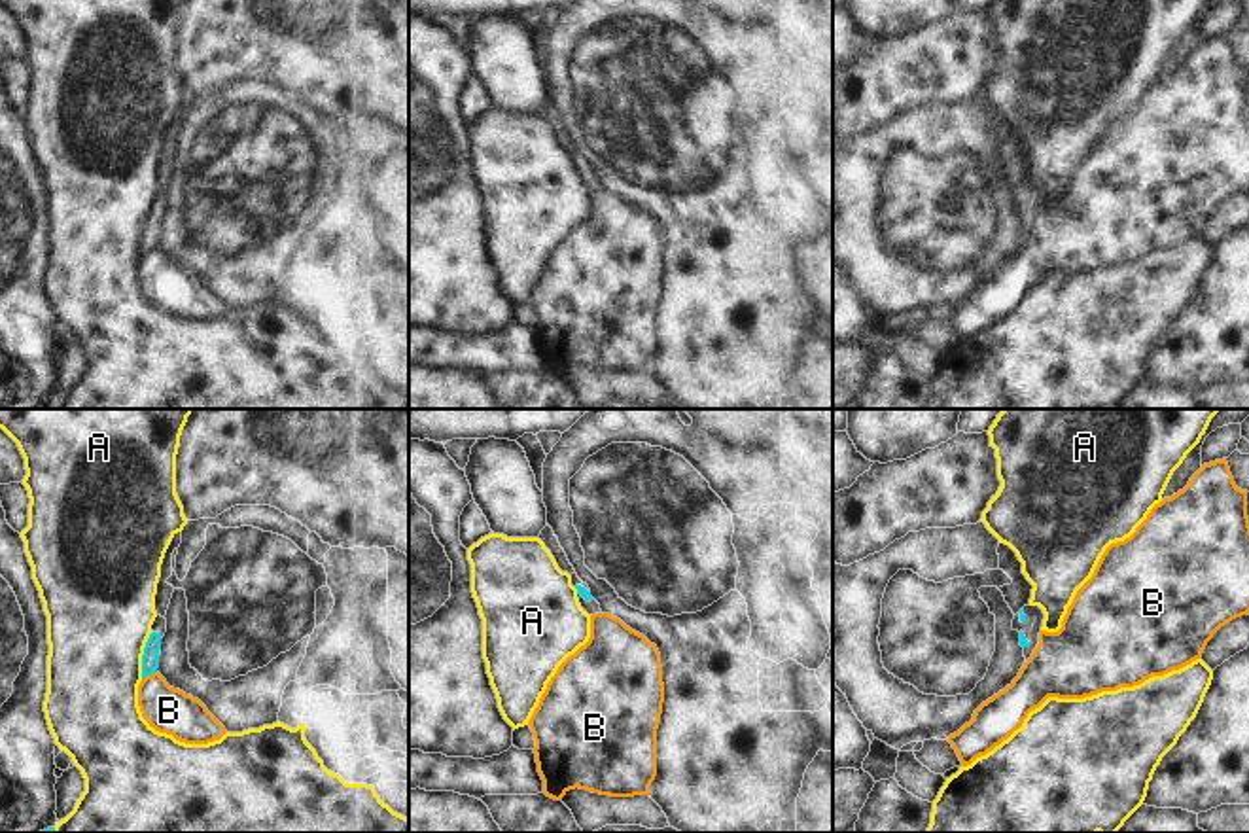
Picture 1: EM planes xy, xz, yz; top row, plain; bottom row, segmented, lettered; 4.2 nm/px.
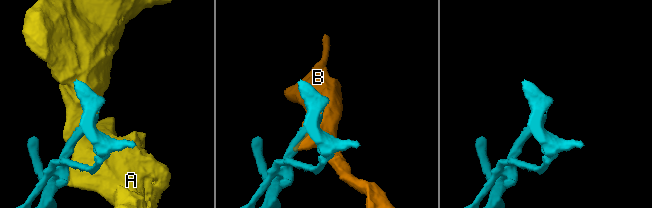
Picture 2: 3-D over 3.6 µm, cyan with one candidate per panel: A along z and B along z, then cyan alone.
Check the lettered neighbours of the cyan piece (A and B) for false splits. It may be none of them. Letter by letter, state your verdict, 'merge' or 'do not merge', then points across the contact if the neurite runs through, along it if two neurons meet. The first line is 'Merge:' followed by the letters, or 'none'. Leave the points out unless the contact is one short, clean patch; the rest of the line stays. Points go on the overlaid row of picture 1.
Merge: none
A: do not merge
B: do not merge

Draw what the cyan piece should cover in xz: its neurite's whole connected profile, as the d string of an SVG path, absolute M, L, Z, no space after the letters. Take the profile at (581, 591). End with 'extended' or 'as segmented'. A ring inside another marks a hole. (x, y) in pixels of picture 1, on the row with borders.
M572 574L572 585L577 589L579 604L589 615L602 613L600 604L590 596L589 585L577 574Z; extended

